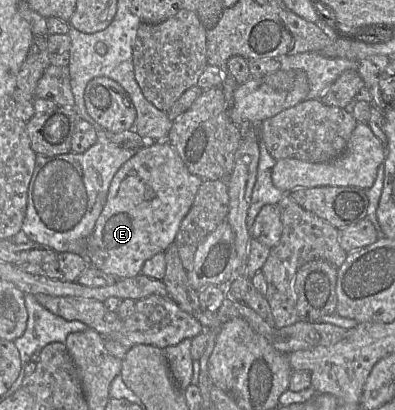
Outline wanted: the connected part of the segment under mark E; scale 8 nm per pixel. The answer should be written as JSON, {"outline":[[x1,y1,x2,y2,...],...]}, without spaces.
{"outline":[[144,140,144,146,120,167,110,183,105,205,87,239,88,266,119,279,140,274,148,259,165,252,175,242,181,221,189,212,202,182,201,177,189,172,167,140]]}

